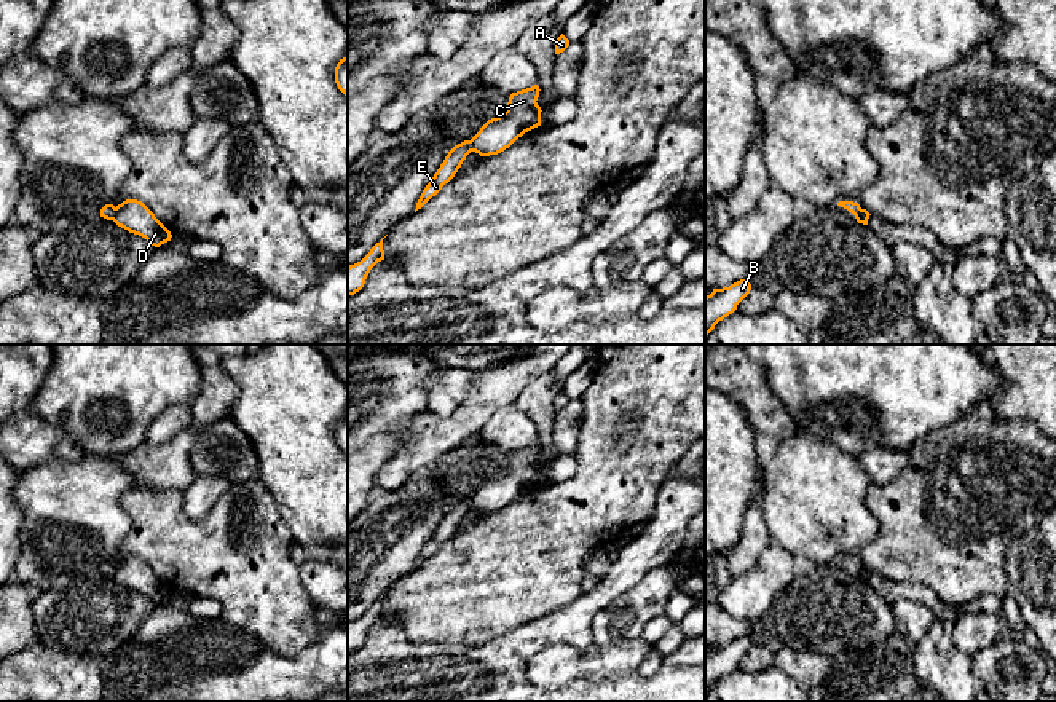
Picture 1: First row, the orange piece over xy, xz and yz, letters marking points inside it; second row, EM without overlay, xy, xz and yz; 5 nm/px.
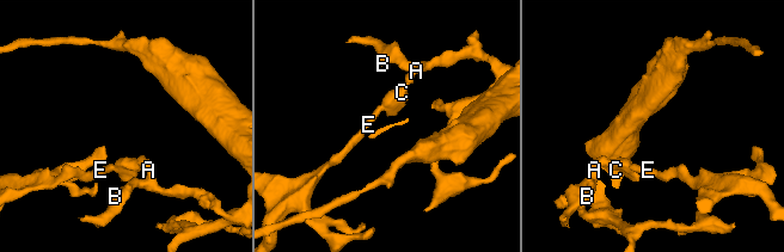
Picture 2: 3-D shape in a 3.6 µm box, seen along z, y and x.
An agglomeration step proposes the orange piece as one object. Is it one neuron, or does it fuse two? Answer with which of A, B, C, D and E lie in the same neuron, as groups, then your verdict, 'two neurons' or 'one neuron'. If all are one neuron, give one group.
A B C D / E; two neurons

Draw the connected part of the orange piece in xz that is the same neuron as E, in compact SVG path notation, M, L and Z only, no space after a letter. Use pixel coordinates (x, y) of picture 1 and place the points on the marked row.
M464 140L464 142L458 144L448 152L443 163L434 174L432 180L423 190L423 193L416 203L415 212L418 209L421 209L432 196L435 196L442 190L442 187L445 183L448 183L455 177L455 174L458 172L463 161L466 160L466 156L471 152L474 152L471 140Z

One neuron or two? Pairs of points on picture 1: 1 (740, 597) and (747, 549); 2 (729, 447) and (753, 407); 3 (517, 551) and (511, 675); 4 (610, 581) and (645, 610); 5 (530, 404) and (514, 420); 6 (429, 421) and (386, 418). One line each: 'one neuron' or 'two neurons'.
1: two neurons
2: two neurons
3: two neurons
4: two neurons
5: two neurons
6: two neurons

